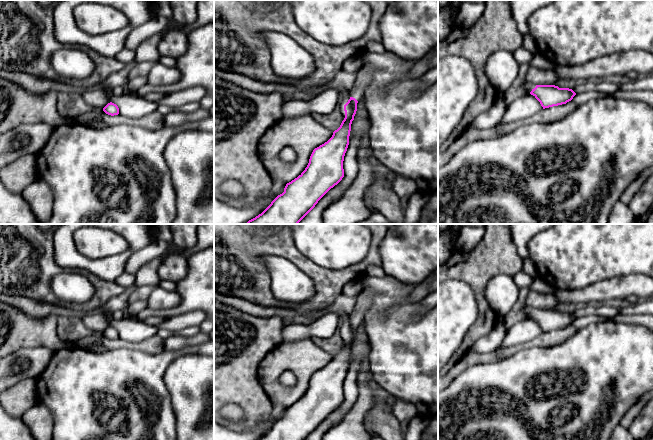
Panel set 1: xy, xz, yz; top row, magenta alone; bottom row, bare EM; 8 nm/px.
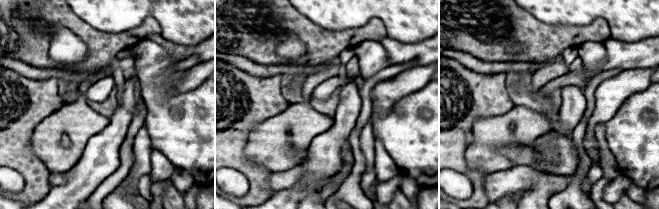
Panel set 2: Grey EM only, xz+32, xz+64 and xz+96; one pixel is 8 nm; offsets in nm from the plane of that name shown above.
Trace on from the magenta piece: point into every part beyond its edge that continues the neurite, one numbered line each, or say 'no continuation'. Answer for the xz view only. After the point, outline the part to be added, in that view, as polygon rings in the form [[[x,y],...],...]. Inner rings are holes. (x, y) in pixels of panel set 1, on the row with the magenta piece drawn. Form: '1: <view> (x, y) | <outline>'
1: xz (364, 76) | [[[364,65],[357,72],[356,83],[350,90],[351,97],[355,98],[357,101],[362,100],[365,95],[366,88],[370,84],[372,78],[372,68],[369,65]]]

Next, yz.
1: yz (529, 86) | [[[528,81],[525,82],[525,88],[526,88],[528,94],[530,94],[530,92],[531,92],[535,87],[536,87],[535,84],[530,83],[530,82],[528,82]]]

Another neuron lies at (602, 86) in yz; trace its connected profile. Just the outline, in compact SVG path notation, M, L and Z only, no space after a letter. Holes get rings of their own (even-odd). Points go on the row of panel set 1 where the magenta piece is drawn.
M590 80L582 82L576 85L572 89L576 94L581 92L601 92L605 94L613 94L619 90L621 90L620 85L610 83L605 80Z

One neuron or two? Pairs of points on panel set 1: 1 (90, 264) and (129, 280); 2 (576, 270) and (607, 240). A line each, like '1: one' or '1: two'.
1: two
2: one

